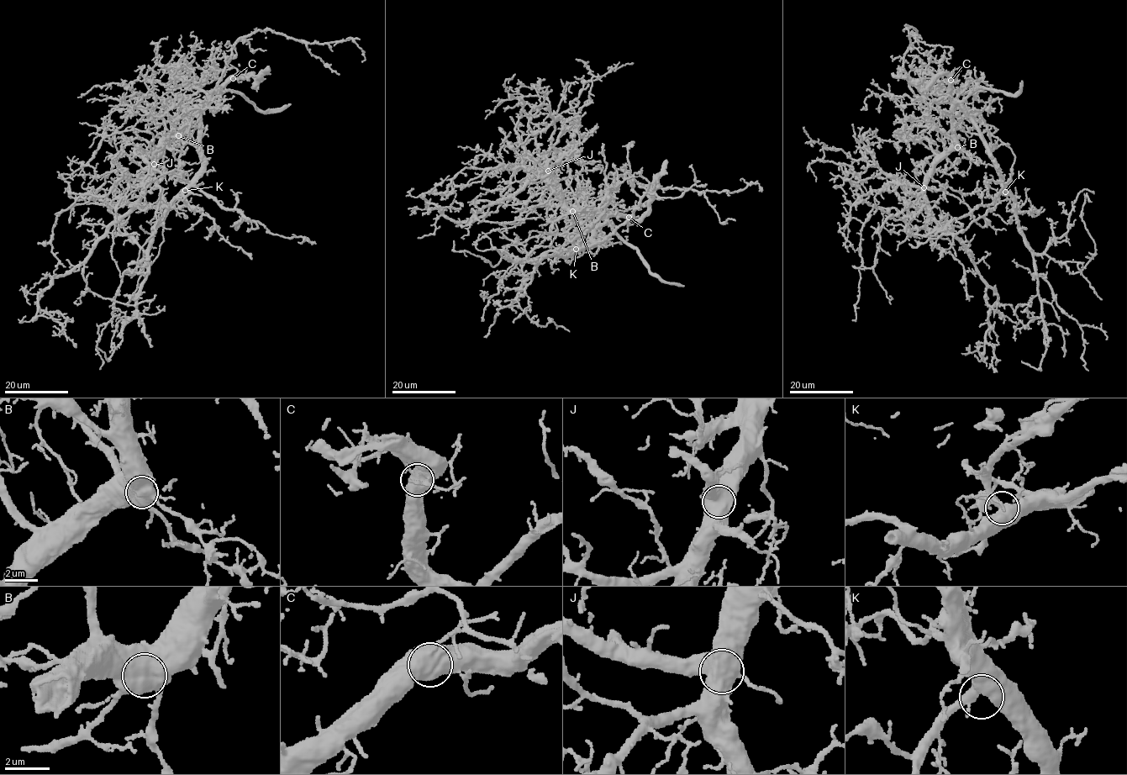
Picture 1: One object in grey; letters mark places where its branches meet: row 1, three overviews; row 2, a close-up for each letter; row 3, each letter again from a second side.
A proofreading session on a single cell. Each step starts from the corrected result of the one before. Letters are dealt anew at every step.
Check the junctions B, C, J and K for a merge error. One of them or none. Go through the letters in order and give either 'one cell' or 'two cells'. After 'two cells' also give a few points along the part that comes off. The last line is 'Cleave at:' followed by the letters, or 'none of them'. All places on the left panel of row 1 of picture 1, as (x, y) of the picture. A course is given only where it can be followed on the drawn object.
B: one cell
C: one cell
J: one cell
K: one cell
Cleave at: none of them

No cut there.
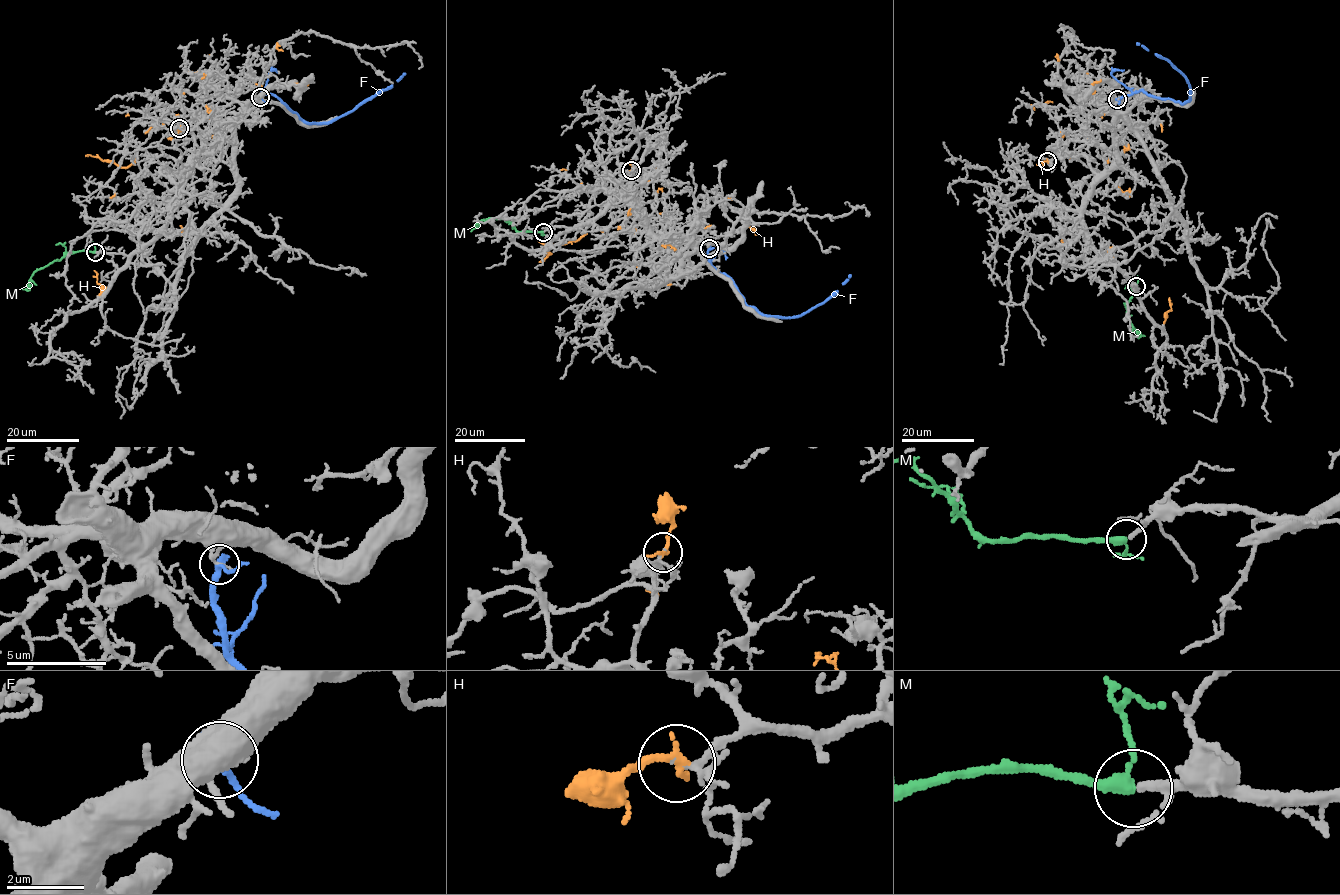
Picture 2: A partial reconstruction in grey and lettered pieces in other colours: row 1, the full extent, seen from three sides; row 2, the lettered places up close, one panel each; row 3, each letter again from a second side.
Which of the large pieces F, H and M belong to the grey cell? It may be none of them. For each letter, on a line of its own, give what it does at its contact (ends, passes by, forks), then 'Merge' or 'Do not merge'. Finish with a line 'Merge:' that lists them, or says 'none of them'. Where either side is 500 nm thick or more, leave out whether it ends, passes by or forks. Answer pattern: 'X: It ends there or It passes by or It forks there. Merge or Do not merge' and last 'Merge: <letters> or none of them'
F: It passes by. Do not merge
H: It ends there. Do not merge
M: It passes by. Merge
Merge: M

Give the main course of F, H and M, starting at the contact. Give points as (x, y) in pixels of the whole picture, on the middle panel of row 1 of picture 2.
F: (708, 248), (708, 260), (731, 280), (748, 305), (771, 316), (798, 317), (822, 304), (850, 274)
H: (631, 170), (616, 191), (619, 228), (587, 233), (633, 231), (667, 245), (711, 225), (745, 225), (756, 235)
M: (543, 232), (518, 232), (501, 218), (484, 219), (477, 224)

